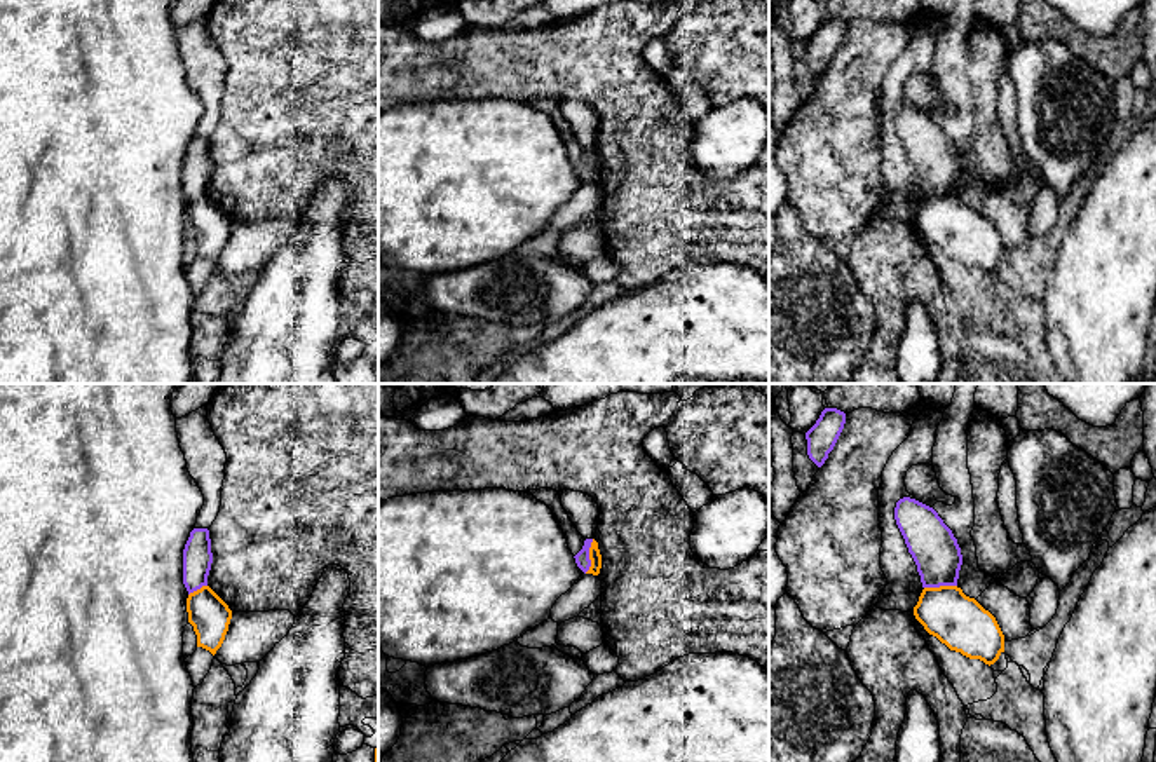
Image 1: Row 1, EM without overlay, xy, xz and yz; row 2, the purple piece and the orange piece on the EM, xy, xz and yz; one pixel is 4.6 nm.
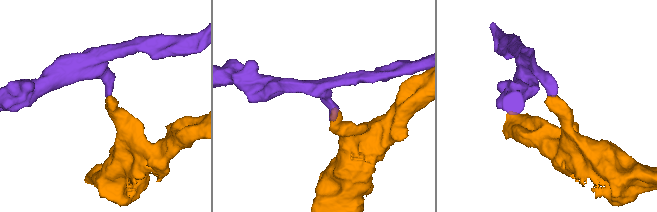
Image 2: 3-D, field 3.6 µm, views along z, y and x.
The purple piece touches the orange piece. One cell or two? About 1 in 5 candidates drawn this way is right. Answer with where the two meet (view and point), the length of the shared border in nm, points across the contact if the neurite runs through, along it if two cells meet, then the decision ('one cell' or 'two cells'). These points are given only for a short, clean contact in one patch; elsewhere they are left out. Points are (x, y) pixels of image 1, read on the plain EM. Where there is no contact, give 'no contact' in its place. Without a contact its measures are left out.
meets purple in xz at (588, 166); contact 170 nm long; border along xz (593, 149), (590, 175), (584, 182); two cells

